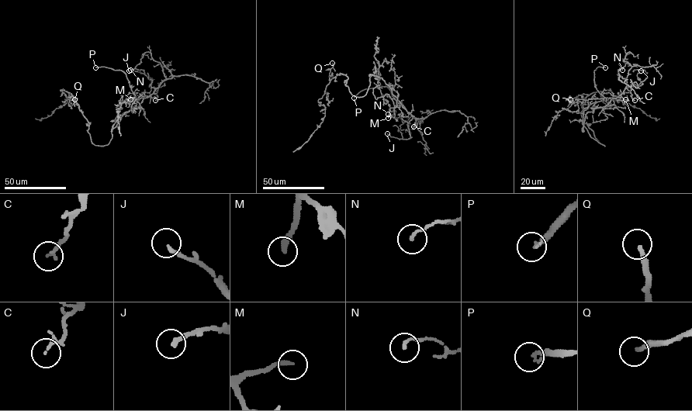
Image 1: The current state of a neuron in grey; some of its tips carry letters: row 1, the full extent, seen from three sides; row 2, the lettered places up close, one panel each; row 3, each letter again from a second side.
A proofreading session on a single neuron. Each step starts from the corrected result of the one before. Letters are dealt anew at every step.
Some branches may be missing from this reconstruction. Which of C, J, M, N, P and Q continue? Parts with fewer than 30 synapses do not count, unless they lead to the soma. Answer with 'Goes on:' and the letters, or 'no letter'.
Goes on: M, P, Q

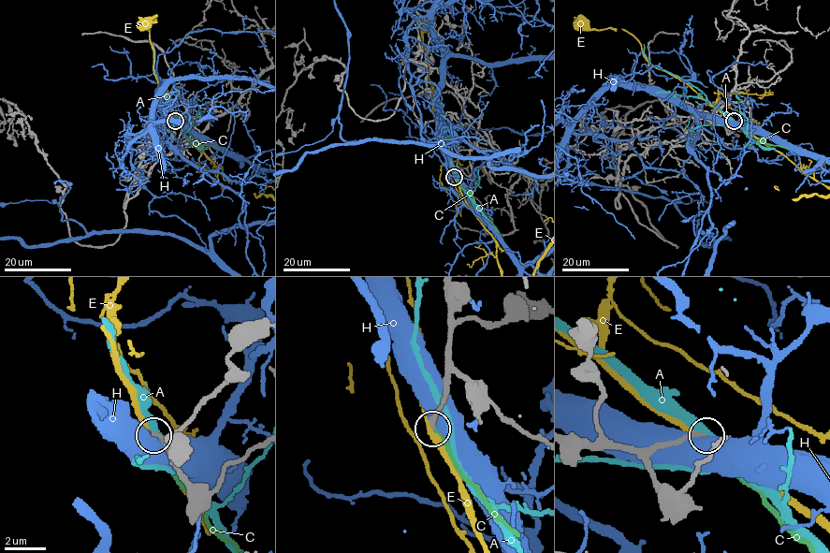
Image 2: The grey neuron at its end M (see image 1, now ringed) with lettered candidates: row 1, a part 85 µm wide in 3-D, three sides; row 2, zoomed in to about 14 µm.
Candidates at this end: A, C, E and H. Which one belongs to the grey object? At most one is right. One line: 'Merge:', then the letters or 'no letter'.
Merge: C

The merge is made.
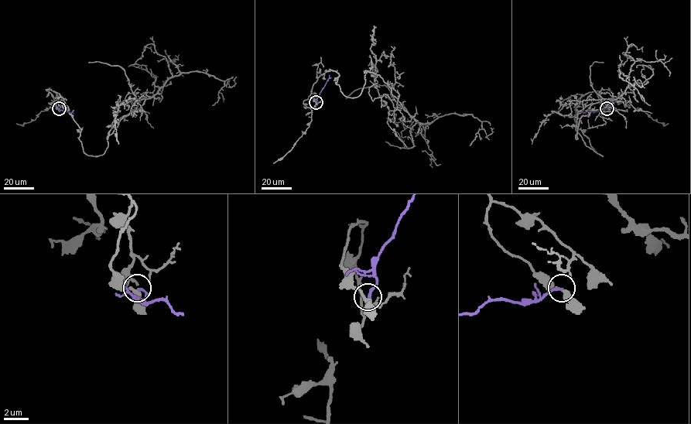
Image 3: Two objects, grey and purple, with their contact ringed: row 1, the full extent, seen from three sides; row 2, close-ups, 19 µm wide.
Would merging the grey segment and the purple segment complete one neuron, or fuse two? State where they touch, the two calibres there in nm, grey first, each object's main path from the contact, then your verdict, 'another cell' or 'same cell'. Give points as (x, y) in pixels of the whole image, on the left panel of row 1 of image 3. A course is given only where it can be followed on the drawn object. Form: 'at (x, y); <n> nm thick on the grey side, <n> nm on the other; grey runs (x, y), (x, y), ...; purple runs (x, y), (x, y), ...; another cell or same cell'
at (59, 108); 340 nm thick on the grey side, 200 nm on the other; grey runs (59, 108), (54, 90), (83, 152), (98, 155), (169, 79), (200, 71), (231, 87), (236, 76); purple runs (59, 108), (72, 112); another cell

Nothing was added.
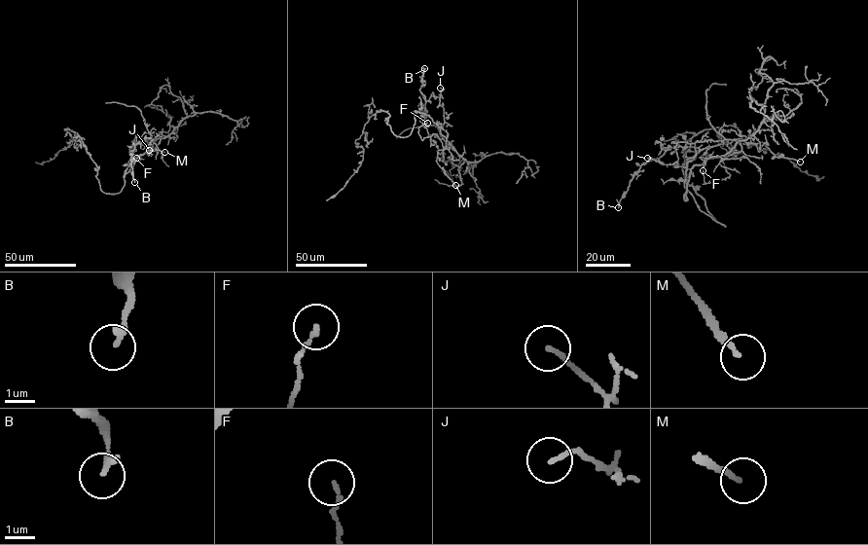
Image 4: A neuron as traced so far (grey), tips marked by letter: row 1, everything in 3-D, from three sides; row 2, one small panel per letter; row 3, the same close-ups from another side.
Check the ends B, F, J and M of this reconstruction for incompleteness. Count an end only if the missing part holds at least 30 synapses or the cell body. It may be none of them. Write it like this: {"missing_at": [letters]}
{"missing_at": ["M"]}

